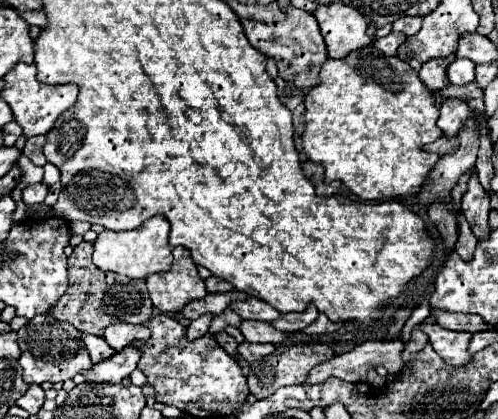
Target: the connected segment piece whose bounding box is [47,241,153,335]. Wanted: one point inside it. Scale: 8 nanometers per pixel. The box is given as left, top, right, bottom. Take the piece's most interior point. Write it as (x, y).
(95, 299)

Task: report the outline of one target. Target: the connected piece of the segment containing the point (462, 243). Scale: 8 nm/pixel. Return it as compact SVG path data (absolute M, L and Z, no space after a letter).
M461 211L457 215L457 223L459 223L459 249L455 249L455 251L463 259L471 259L473 251L475 251L475 245L477 245L477 237L473 235L473 231L467 225L467 219L465 219L465 215Z

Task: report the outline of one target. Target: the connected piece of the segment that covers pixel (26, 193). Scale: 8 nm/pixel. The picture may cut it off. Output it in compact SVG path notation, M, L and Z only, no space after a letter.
M35 183L35 185L29 185L23 189L23 201L27 205L35 205L35 203L43 203L45 195L49 193L49 185L45 183Z

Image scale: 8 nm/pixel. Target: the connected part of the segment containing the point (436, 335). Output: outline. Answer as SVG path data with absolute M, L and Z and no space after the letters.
M421 323L419 329L429 337L429 343L447 365L459 367L471 359L471 355L467 355L471 333L447 331L437 323Z

